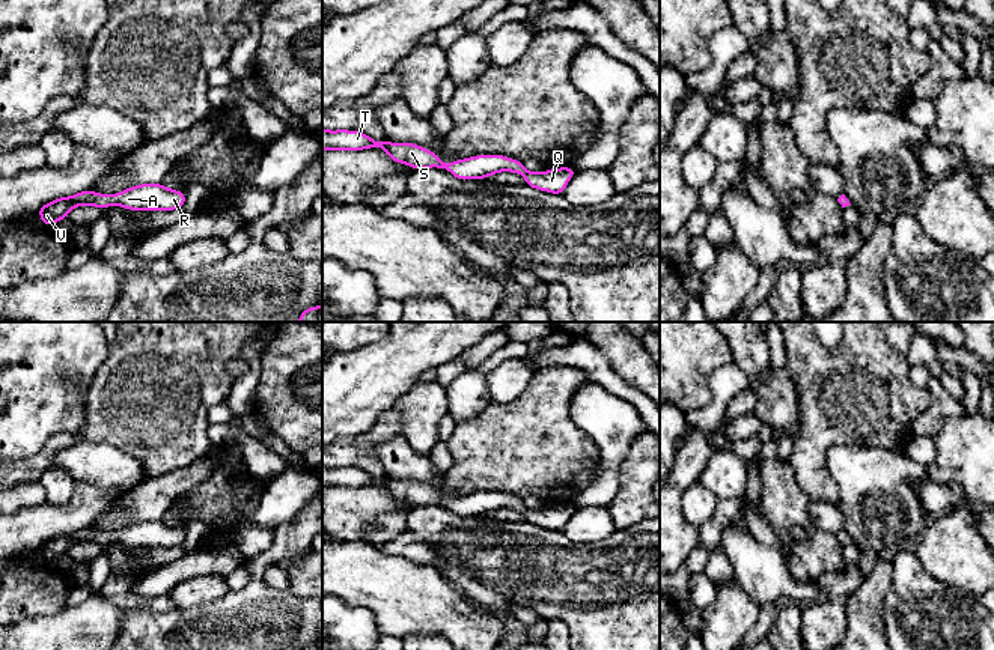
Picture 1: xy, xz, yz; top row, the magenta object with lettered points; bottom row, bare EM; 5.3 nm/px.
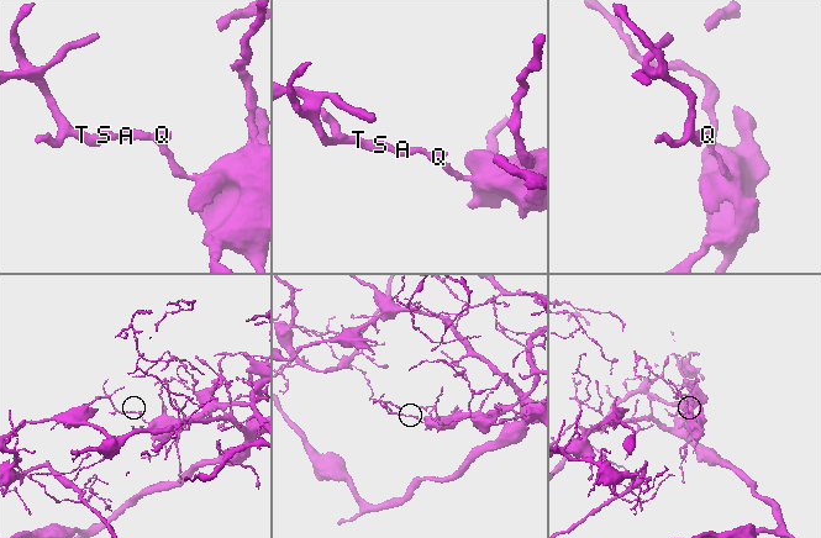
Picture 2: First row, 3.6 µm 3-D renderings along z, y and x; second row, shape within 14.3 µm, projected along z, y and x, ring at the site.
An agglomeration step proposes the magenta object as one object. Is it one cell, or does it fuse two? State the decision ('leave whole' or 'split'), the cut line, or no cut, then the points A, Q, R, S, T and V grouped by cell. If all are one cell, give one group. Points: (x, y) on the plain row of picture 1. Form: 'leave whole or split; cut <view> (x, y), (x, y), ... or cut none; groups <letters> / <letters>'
leave whole; cut none; groups A Q R S T V

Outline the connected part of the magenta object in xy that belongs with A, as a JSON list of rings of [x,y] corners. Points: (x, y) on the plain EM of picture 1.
[[[161,521],[136,522],[113,534],[86,527],[71,534],[56,536],[39,545],[38,549],[44,561],[50,564],[56,558],[68,555],[72,545],[92,542],[105,546],[111,540],[133,548],[173,548],[184,543],[185,530],[166,525]]]

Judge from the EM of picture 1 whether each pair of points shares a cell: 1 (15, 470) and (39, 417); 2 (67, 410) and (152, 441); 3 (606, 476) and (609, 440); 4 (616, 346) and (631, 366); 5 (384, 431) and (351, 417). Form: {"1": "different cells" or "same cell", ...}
{"1": "different cells", "2": "different cells", "3": "same cell", "4": "same cell", "5": "different cells"}

